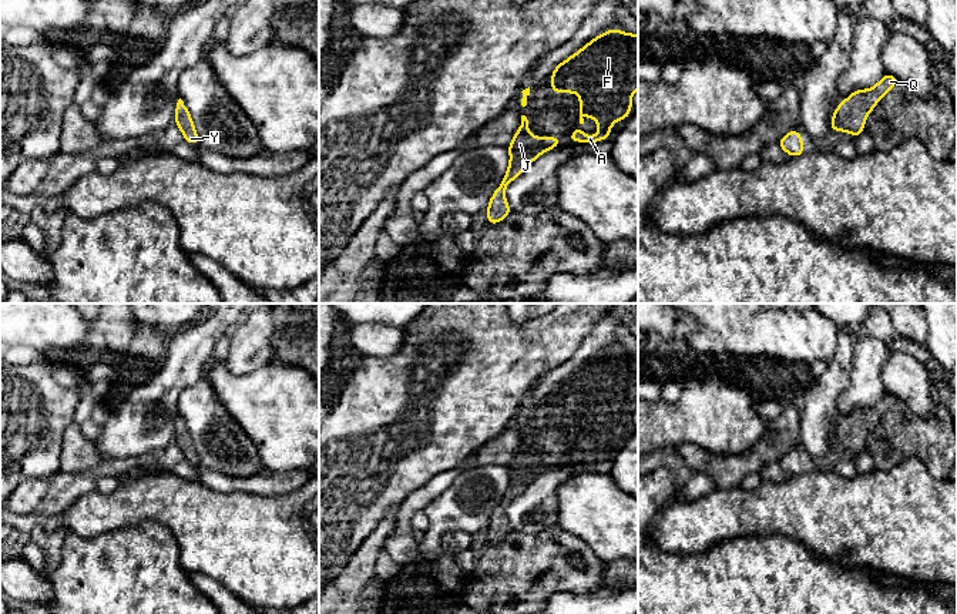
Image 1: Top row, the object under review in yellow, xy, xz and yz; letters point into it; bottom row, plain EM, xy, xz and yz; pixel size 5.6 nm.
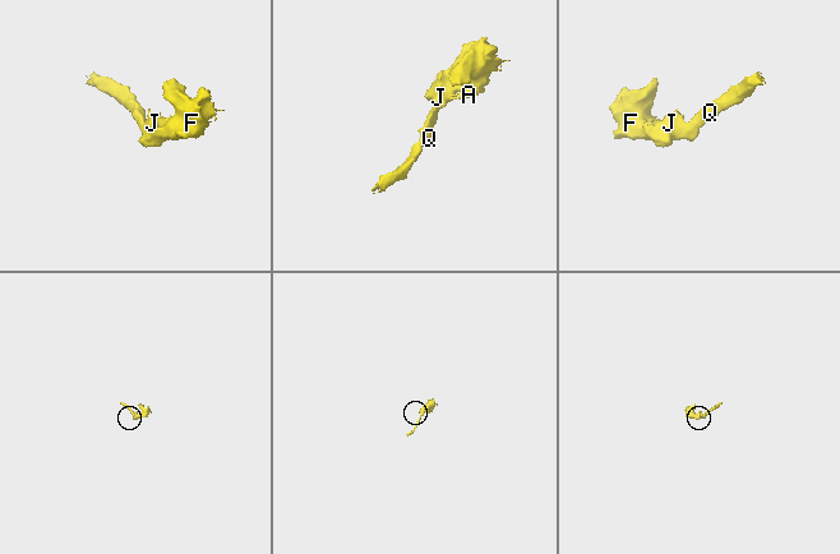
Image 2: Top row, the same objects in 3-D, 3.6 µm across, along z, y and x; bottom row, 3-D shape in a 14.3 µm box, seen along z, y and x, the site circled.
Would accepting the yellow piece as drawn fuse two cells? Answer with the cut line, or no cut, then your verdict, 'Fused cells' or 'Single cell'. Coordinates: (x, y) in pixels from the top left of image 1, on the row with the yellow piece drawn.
No split. Single cell

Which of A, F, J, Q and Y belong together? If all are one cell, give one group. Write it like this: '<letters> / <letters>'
A F J Q Y

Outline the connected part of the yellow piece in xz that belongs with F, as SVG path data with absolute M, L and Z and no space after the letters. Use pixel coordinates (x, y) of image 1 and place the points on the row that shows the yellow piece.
M617 28L592 38L551 74L553 93L580 94L580 124L585 114L597 120L598 135L582 135L580 125L567 138L584 144L610 141L614 123L628 118L637 88L638 34Z

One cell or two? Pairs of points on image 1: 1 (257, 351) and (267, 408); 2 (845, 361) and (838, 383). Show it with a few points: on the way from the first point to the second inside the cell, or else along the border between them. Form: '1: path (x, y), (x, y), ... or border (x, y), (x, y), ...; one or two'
1: border (269, 361), (241, 373), (232, 373), (225, 366); two
2: path (840, 366), (838, 378); one

